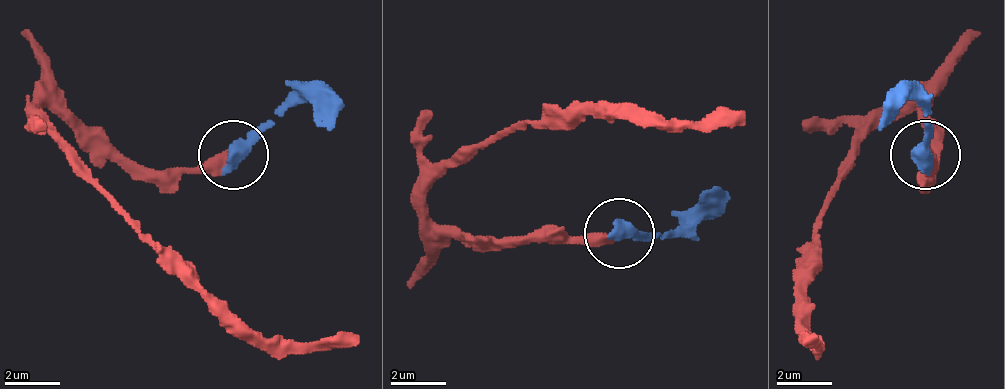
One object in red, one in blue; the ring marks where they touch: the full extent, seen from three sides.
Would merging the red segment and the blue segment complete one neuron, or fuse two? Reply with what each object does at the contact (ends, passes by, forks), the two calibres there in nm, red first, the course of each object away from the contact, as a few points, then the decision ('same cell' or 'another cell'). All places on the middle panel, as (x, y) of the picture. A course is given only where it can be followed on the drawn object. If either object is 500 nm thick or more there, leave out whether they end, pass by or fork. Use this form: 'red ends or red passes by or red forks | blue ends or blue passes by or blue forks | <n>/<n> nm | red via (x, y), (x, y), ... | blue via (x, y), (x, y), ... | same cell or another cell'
420/550 nm | red via (621, 235), (447, 235), (426, 221), (426, 200), (509, 130), (628, 116), (656, 123), (732, 123), (746, 109) | blue via (621, 235), (670, 235), (718, 186) | same cell

